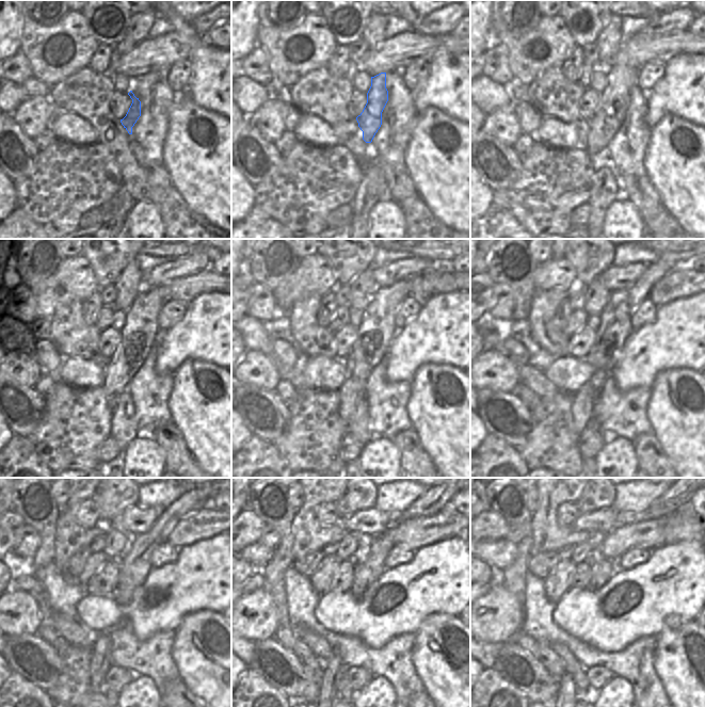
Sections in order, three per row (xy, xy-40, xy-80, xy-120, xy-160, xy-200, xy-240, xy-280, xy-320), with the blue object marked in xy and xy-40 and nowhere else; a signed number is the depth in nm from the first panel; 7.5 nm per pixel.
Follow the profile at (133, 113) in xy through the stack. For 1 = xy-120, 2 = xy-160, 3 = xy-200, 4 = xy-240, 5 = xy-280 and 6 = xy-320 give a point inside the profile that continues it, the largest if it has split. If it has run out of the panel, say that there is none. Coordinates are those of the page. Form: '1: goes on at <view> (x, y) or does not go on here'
1: goes on at xy-120 (140, 333)
2: goes on at xy-160 (377, 331)
3: goes on at xy-200 (615, 327)
4: goes on at xy-240 (137, 565)
5: goes on at xy-280 (377, 547)
6: goes on at xy-320 (672, 499)

